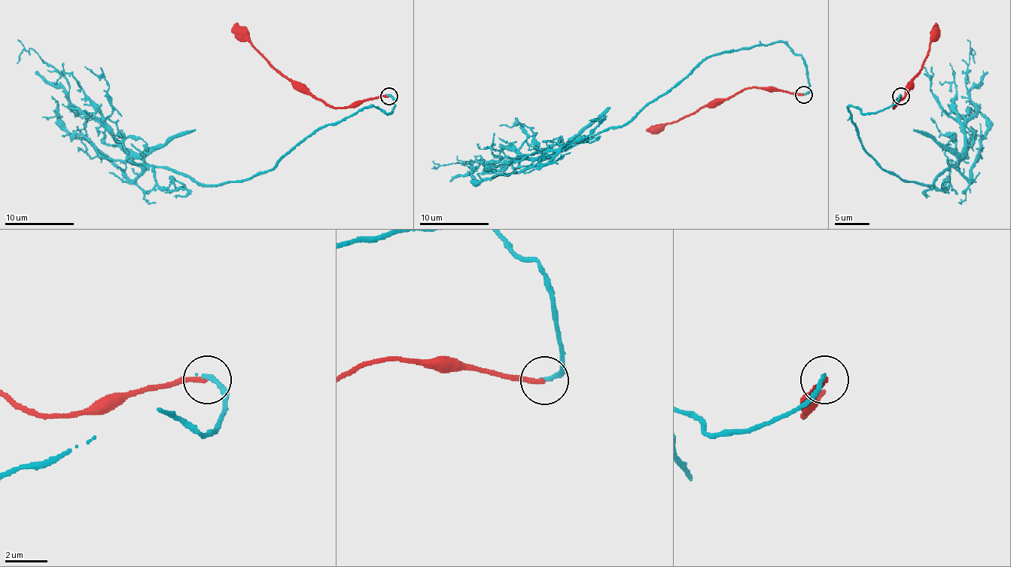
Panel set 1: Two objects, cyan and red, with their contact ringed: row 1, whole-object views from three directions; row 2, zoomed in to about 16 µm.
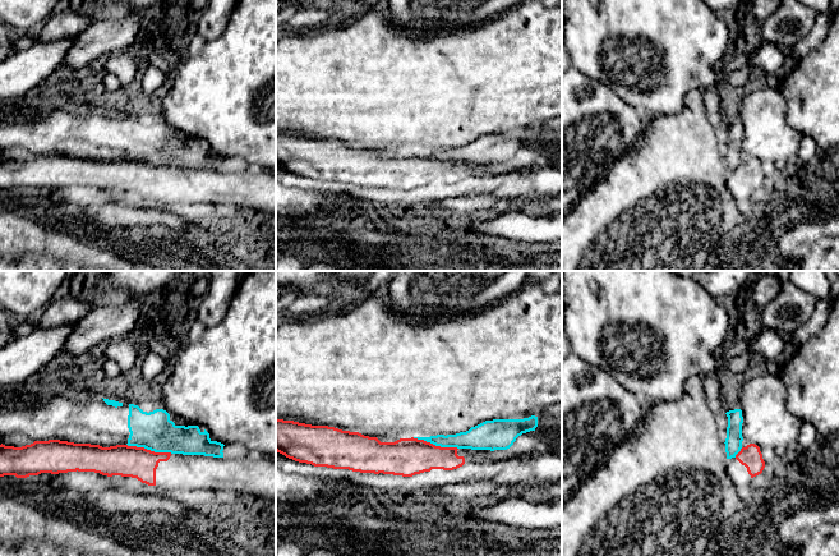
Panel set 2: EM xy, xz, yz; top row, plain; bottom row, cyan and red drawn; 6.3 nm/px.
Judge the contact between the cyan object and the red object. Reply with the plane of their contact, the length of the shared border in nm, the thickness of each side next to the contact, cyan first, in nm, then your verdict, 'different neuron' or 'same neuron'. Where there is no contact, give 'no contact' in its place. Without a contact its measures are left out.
meets cyan in xy; contact 300 nm long; 240 nm thick on the cyan side, 200 nm on the other; different neuron

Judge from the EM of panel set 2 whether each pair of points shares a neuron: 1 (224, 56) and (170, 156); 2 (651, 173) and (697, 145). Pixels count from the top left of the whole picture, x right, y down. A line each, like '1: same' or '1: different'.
1: different
2: same

